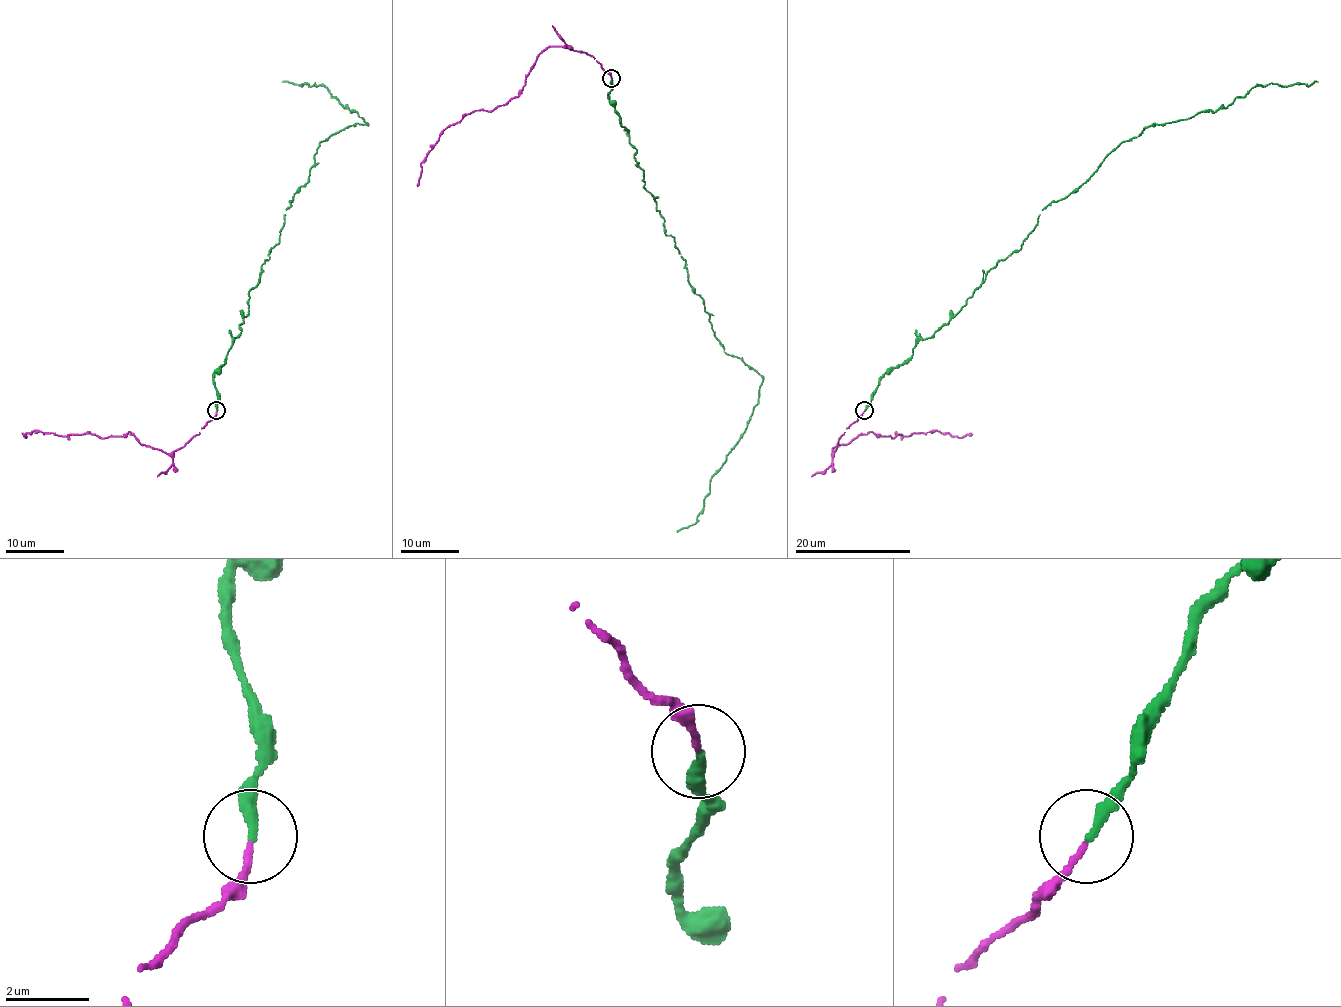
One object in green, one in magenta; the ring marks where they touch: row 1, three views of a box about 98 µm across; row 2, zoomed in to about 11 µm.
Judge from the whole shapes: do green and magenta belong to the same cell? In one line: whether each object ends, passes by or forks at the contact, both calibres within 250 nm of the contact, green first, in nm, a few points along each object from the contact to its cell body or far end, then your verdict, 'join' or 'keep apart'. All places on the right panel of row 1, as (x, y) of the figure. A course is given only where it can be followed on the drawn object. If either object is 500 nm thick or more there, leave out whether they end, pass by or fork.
green ends there; magenta ends there; 280 nm thick on the green side, 130 nm on the other; green runs (865, 409), (885, 373), (1018, 251), (1041, 209), (1125, 141), (1227, 108), (1259, 85), (1318, 82); magenta runs (865, 411), (843, 434), (833, 453), (833, 448), (870, 432), (892, 438), (895, 434), (940, 431), (972, 435); join

